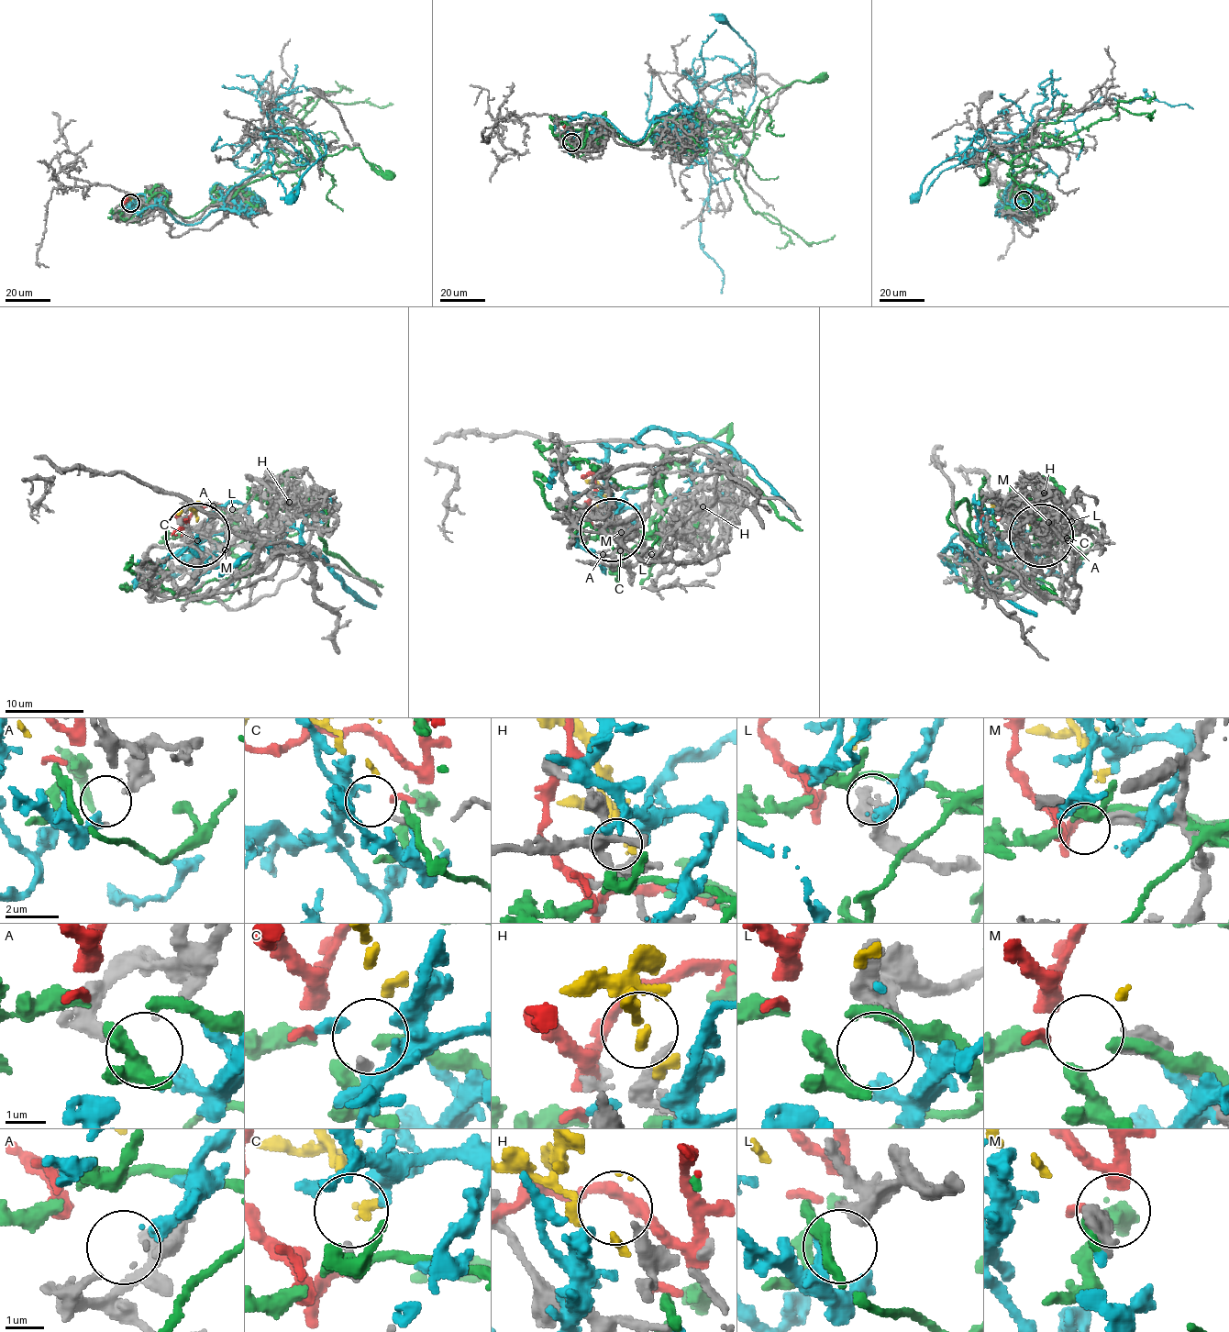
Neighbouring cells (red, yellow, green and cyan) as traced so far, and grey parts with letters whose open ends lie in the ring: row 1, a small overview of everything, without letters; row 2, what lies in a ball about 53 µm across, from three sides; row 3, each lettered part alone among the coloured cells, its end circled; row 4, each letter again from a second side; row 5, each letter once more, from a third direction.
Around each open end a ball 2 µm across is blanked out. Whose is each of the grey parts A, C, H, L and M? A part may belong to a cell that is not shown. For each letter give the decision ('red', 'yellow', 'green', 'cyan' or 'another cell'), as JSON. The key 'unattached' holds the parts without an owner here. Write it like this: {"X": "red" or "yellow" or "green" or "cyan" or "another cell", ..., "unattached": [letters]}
{"A": "cyan", "C": "another cell", "H": "another cell", "L": "another cell", "M": "red", "unattached": ["C", "H", "L"]}

